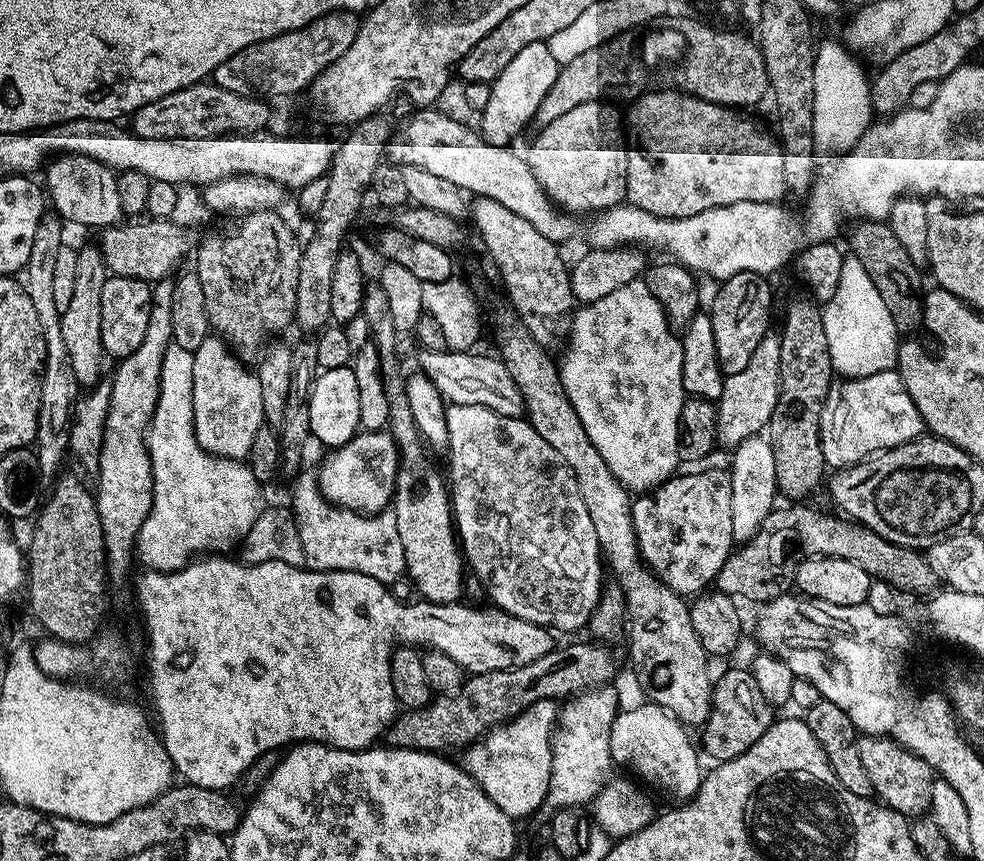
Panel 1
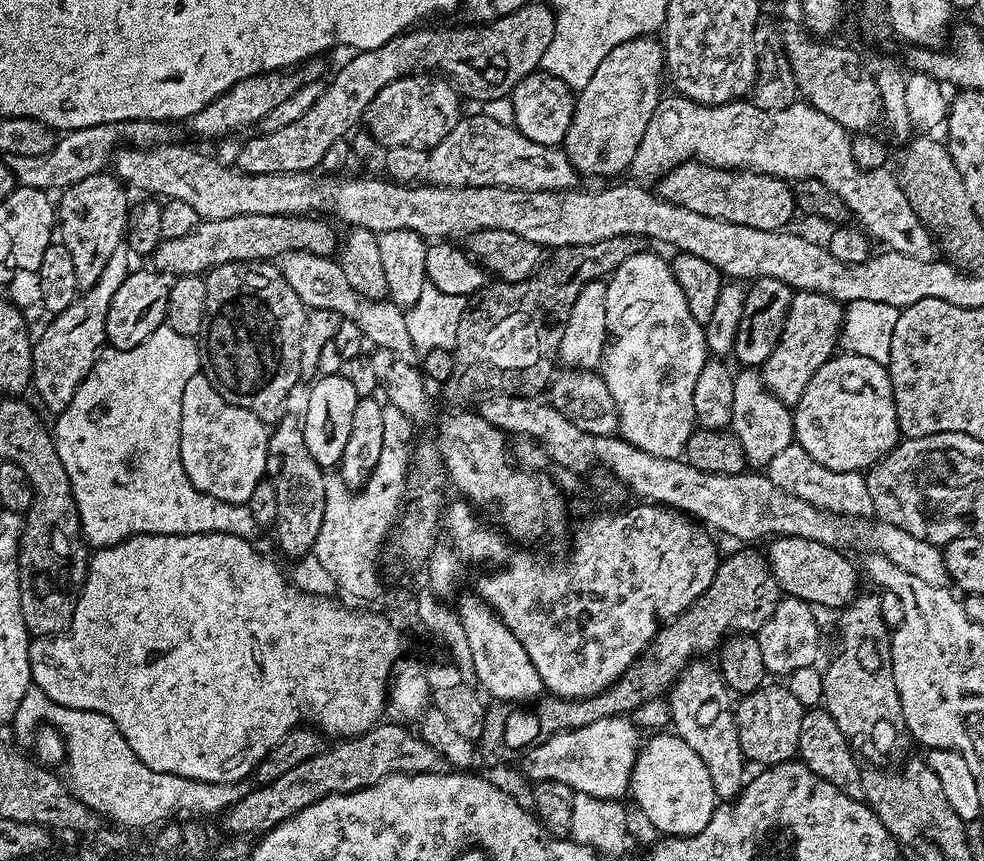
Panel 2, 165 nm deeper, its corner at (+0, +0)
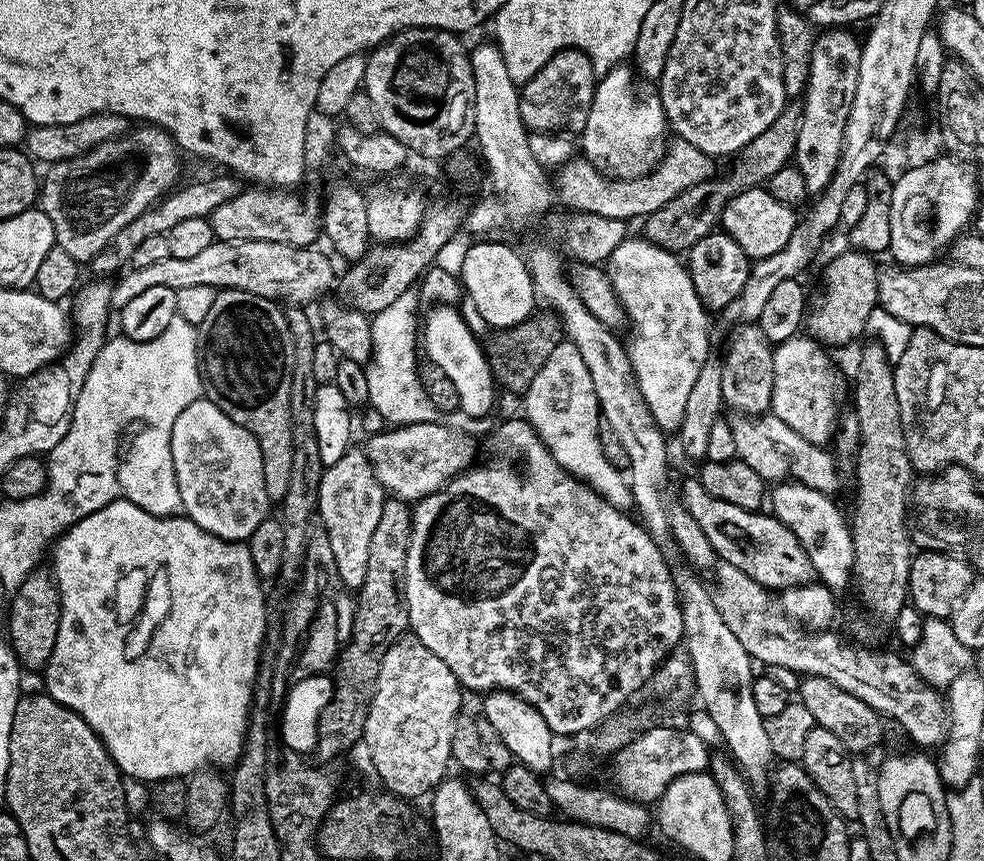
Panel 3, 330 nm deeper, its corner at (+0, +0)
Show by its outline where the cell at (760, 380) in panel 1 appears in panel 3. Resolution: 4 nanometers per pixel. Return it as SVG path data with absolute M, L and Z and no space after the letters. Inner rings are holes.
M847 250L824 268L824 301L806 316L806 332L821 345L848 344L868 331L870 314L878 306L878 267L867 252Z

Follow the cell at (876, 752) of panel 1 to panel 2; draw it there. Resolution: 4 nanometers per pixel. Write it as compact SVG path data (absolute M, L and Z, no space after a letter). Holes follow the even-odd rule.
M857 595L839 616L840 637L836 640L836 653L833 654L832 661L822 668L822 707L831 714L834 722L838 722L838 730L842 730L842 734L848 739L848 745L861 761L868 760L864 762L872 766L899 765L909 755L910 737L902 714L902 702L898 698L898 686L894 686L892 632L886 622L882 622L879 595Z

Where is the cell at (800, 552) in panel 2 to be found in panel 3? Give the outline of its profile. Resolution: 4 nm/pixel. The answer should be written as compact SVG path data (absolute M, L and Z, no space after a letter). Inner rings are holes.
M696 478L685 482L682 505L694 516L717 557L750 574L750 578L754 578L754 582L758 582L763 588L783 590L811 584L817 579L814 566L802 550L798 538L794 538L792 531L775 516L763 511L742 510L732 502L722 502L722 498L714 498Z

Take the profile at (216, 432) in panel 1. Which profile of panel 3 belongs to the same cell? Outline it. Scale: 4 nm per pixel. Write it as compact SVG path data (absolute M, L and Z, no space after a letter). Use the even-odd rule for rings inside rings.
M201 398L190 402L190 406L186 406L186 410L182 410L182 414L178 414L178 418L174 422L174 430L170 434L170 450L174 462L174 474L178 478L178 494L183 515L198 526L202 526L202 530L206 530L218 538L246 542L250 538L250 534L254 534L254 530L258 530L260 523L269 515L268 507L270 507L266 494L266 478L262 478L262 450L258 450L258 442L254 438L254 434L250 434L250 430L238 426L238 422L234 422L234 418L222 414L222 410L218 410L218 406L214 406L214 402Z

